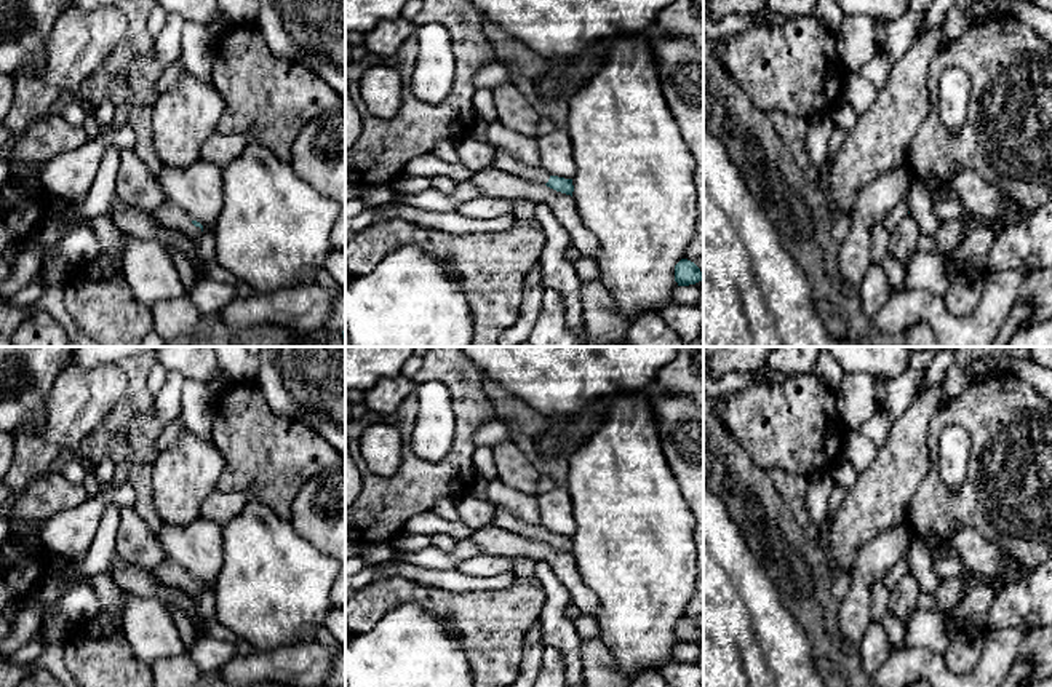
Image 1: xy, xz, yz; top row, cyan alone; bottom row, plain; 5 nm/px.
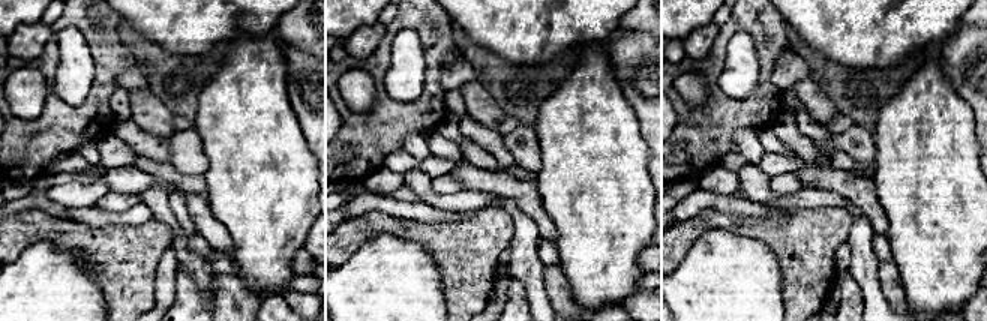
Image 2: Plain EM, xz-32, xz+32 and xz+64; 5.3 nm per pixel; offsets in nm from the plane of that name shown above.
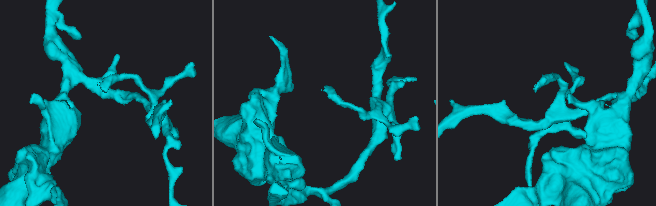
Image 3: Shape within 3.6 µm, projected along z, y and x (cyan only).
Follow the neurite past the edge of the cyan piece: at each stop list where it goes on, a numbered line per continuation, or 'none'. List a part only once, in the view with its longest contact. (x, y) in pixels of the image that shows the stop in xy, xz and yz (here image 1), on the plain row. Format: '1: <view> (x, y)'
1: xy (170, 574)

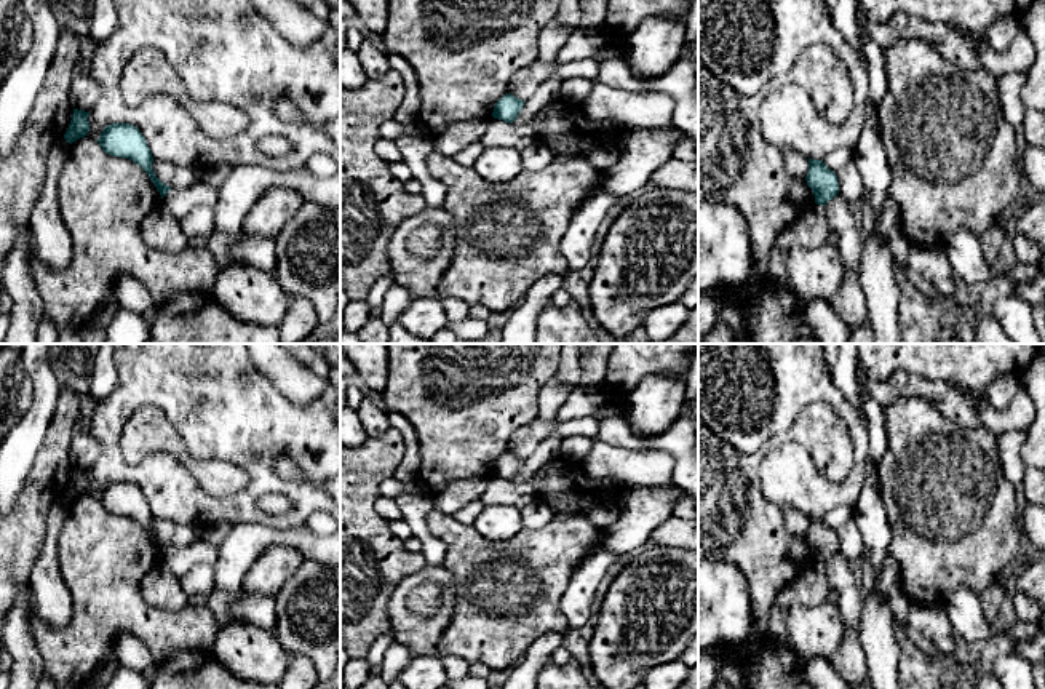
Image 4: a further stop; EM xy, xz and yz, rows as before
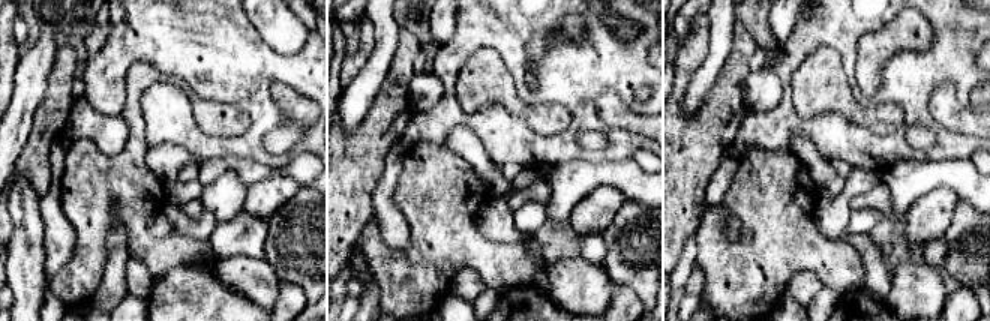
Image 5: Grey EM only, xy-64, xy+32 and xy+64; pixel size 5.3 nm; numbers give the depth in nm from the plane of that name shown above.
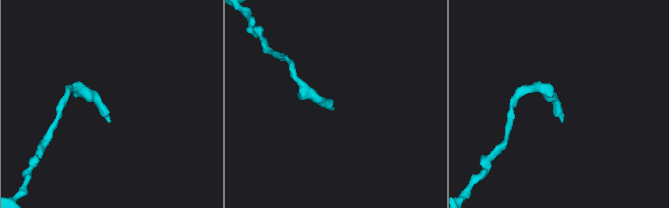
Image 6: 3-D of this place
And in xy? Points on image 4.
none

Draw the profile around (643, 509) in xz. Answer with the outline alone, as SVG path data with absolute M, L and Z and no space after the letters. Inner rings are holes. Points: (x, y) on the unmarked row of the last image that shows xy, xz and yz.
M660 486L628 488L618 499L618 520L604 528L594 552L623 555L650 540L650 534L673 516L673 507L682 491L668 491Z

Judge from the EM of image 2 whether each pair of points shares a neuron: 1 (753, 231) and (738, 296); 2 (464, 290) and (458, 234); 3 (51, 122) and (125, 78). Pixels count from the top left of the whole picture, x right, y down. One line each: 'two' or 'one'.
1: two
2: one
3: two

